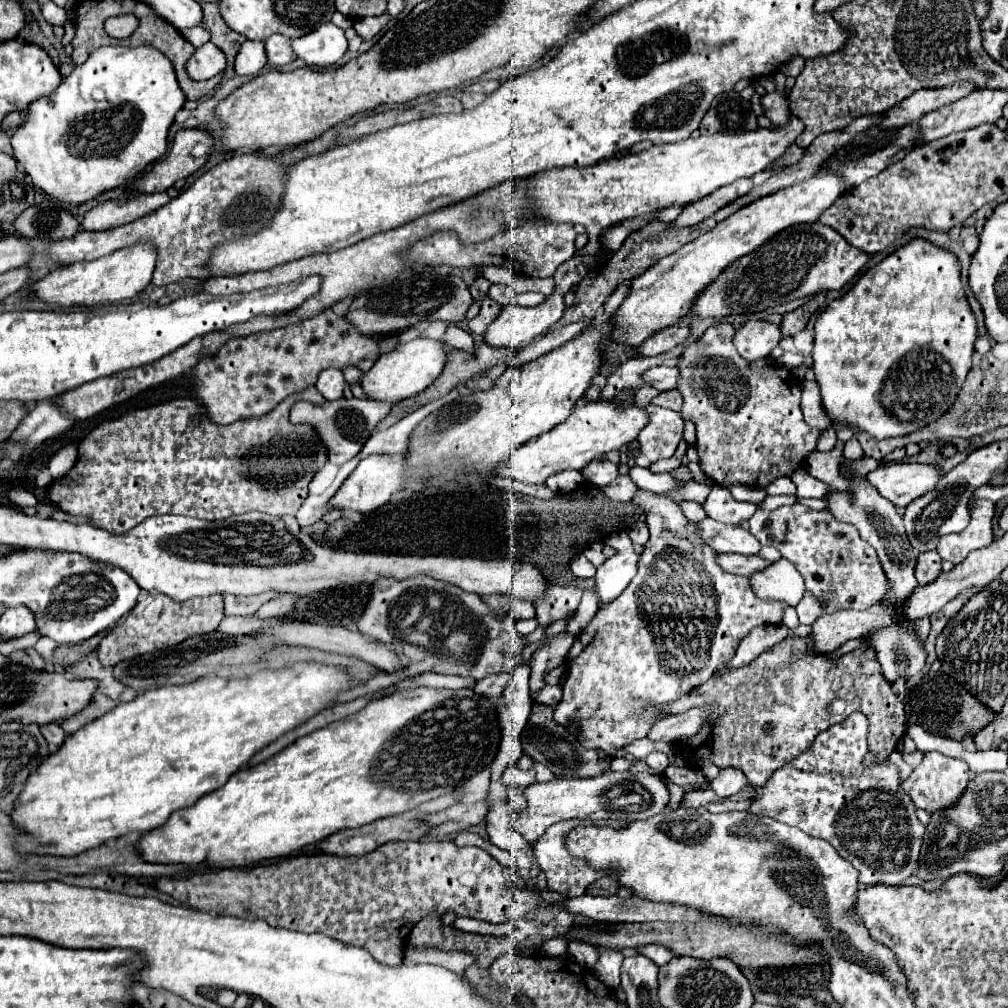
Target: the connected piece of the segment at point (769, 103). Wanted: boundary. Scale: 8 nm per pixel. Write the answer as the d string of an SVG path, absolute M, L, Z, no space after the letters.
M786 78L788 92L774 90L774 92L762 96L764 112L766 112L766 116L768 116L770 120L776 120L776 126L780 126L780 124L788 124L788 110L790 110L788 96L790 96L790 88L792 88L792 84L794 84L794 78Z

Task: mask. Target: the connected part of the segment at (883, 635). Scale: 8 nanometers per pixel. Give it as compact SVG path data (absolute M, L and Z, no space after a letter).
M910 620L890 628L872 630L874 636L870 646L876 650L882 672L890 682L896 682L900 676L912 676L920 672L926 662L924 646L916 640L914 634L904 630L906 624L910 624Z

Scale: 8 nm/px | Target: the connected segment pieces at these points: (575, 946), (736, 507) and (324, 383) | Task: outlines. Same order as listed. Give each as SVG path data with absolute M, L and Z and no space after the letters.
M572 942L568 946L568 954L572 956L572 960L586 968L592 968L598 962L598 950L586 942Z
M712 486L702 508L706 510L706 516L726 524L740 524L752 516L752 502L734 500L724 486Z
M326 368L324 372L320 372L320 376L316 380L316 388L320 390L320 394L326 400L342 398L344 384L346 384L346 380L344 380L344 376L342 376L342 372L338 368Z

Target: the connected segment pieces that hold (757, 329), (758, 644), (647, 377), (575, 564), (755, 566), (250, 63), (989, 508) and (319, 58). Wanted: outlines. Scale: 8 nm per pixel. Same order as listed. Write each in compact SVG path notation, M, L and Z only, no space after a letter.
M750 320L736 330L732 342L742 358L756 362L760 358L768 358L778 346L780 338L782 334L778 324L768 320Z
M780 622L774 625L762 625L754 628L738 646L736 656L726 664L726 668L740 668L750 664L760 656L760 652L766 652L786 638L790 633L788 627Z
M656 366L656 368L650 368L642 374L642 380L646 384L650 384L652 388L656 388L658 392L666 392L666 390L672 390L676 388L676 382L678 382L678 370L674 366Z
M580 554L576 560L572 560L572 572L574 572L576 576L580 576L580 578L594 578L596 568L594 568L592 562L588 562L588 560Z
M716 554L716 562L720 564L720 568L724 568L730 574L738 574L738 576L750 576L756 570L766 568L770 562L762 560L760 556L740 556L740 554Z
M246 40L236 54L234 70L238 76L254 76L266 66L268 58L262 40Z
M976 500L970 524L958 534L946 534L938 542L938 554L942 560L950 560L952 564L960 564L972 550L984 548L992 544L992 518L994 518L994 502L990 500Z
M328 22L320 26L316 32L310 32L308 36L300 36L292 40L292 48L296 56L302 58L308 66L324 68L324 66L336 64L344 56L348 42L346 42L344 30Z

